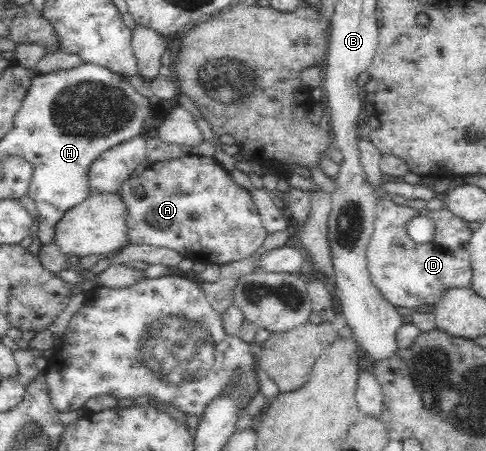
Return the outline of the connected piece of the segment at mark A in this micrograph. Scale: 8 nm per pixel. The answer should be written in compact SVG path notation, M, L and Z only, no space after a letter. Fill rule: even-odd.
M190 152L172 160L155 161L140 172L134 171L120 183L115 192L126 207L125 233L129 244L170 248L193 261L209 261L221 265L248 258L260 251L260 246L264 245L264 240L269 235L249 189L237 184L214 156L207 157ZM138 184L145 188L145 195L139 199L130 194L130 189Z

